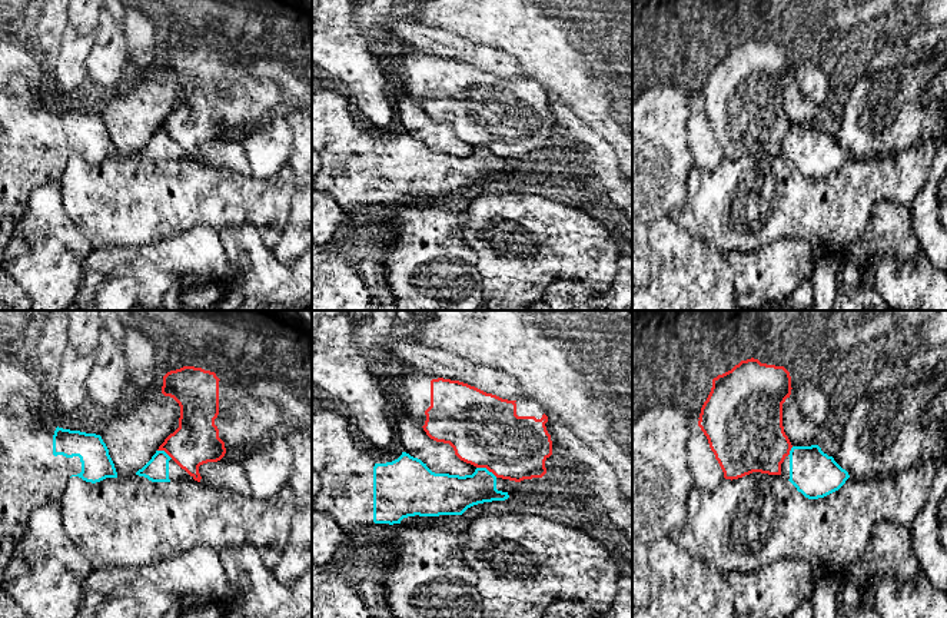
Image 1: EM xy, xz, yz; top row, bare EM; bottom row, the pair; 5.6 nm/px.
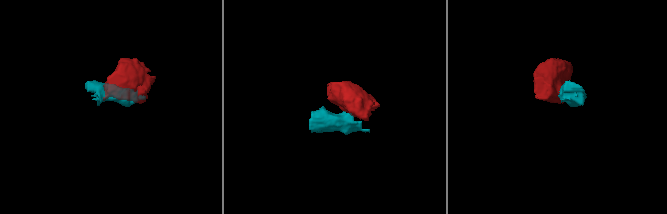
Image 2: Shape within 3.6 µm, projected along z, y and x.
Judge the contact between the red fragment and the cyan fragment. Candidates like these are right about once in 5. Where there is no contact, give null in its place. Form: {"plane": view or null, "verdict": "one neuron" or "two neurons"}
{"plane": "xz", "verdict": "two neurons"}

